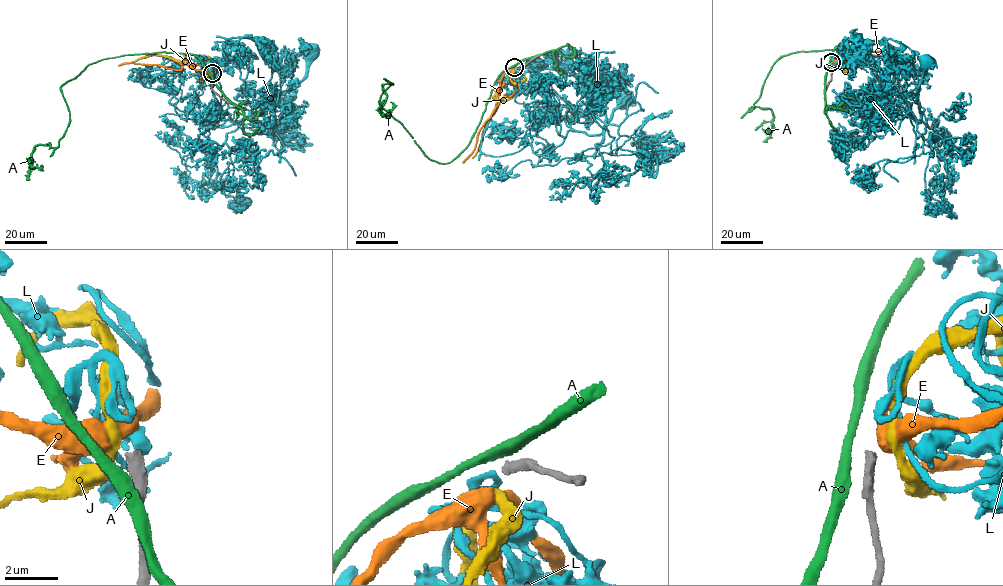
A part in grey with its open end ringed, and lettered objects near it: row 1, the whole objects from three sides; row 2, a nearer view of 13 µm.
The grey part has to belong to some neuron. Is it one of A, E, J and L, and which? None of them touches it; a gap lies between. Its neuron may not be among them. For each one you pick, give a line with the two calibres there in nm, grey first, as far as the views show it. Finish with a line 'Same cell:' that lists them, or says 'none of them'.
Same cell: none of them

